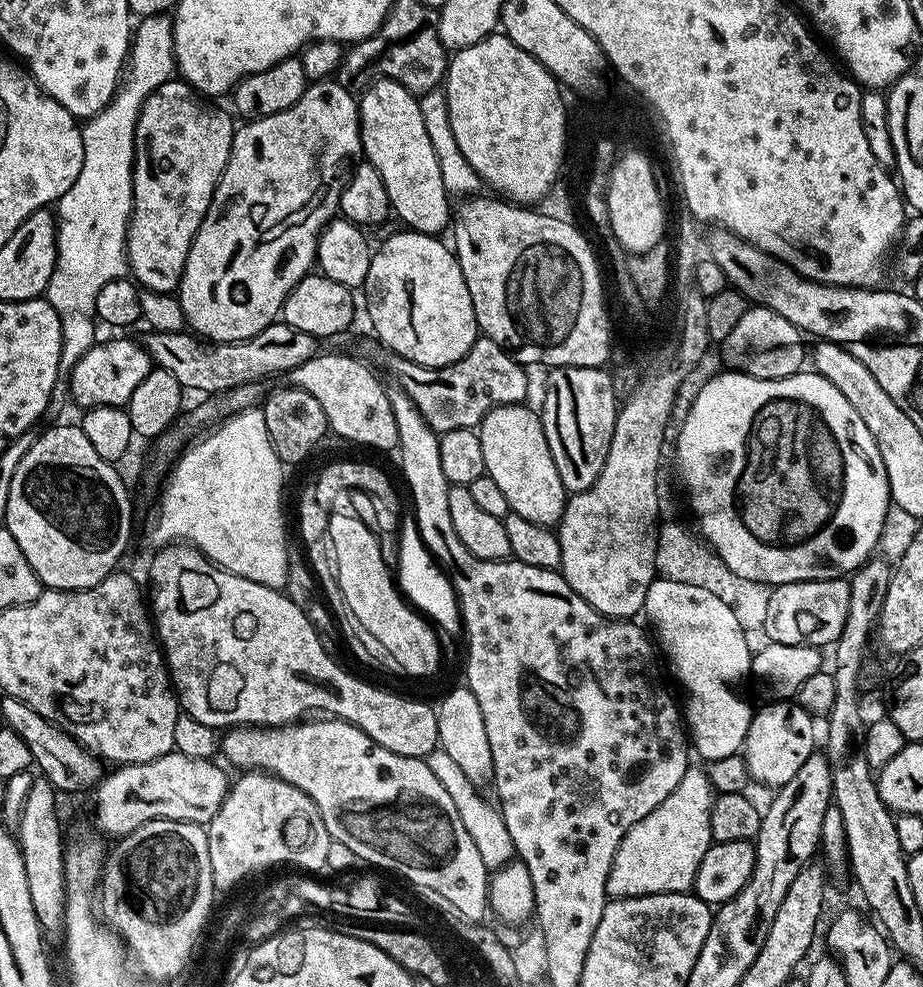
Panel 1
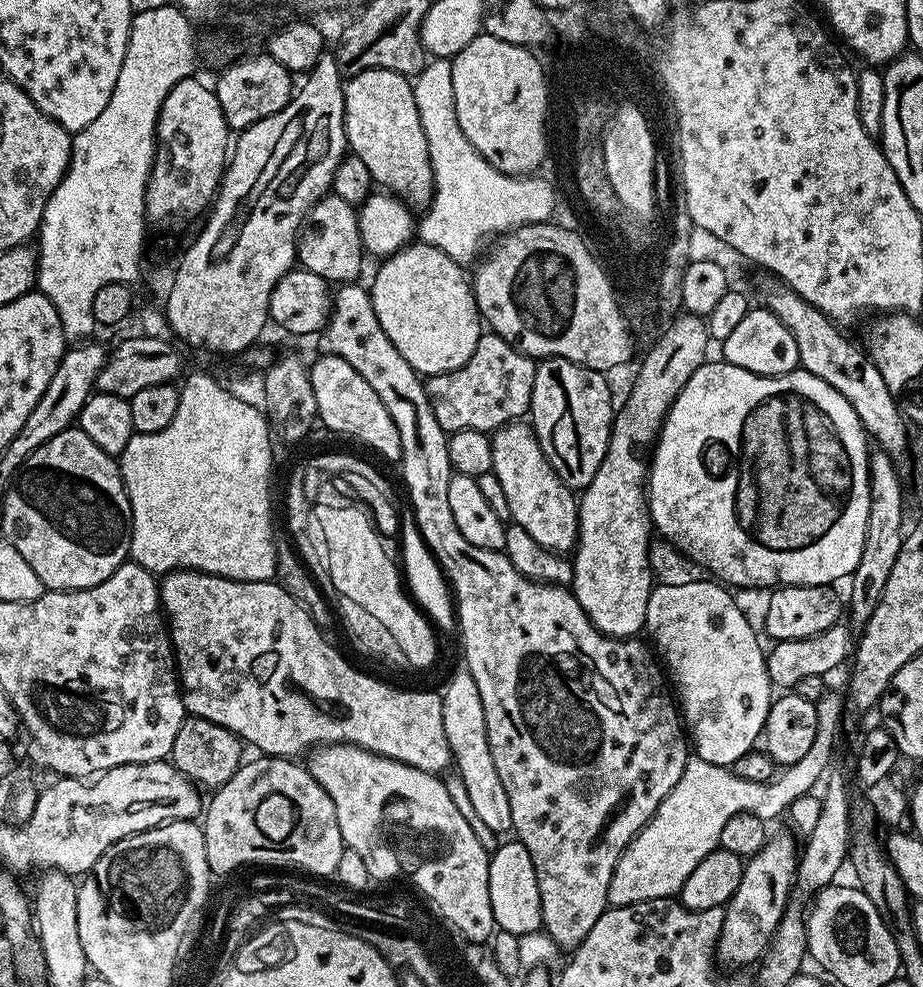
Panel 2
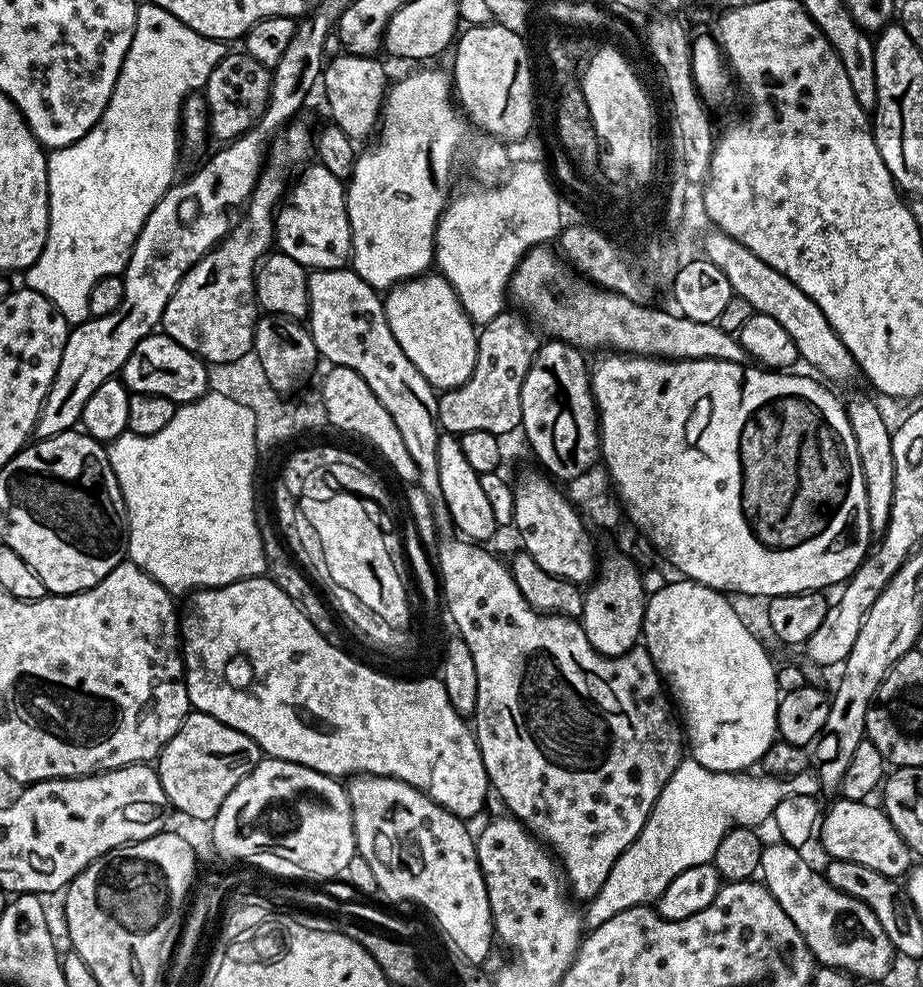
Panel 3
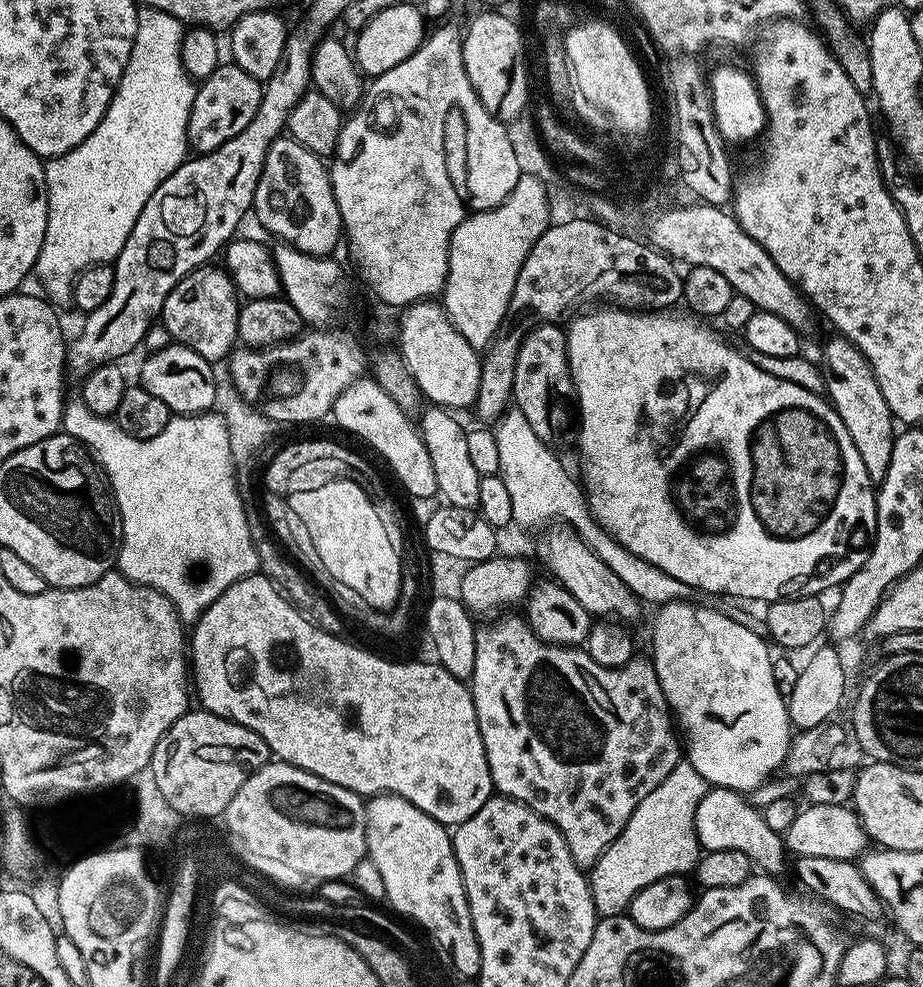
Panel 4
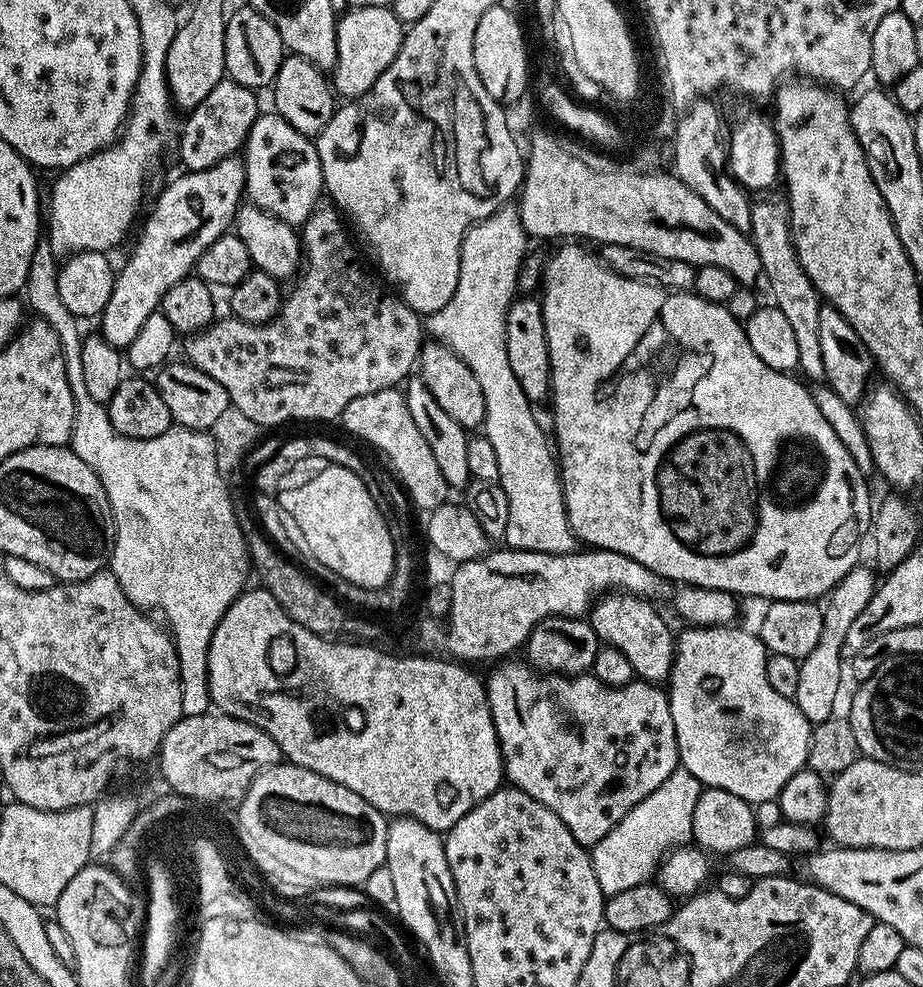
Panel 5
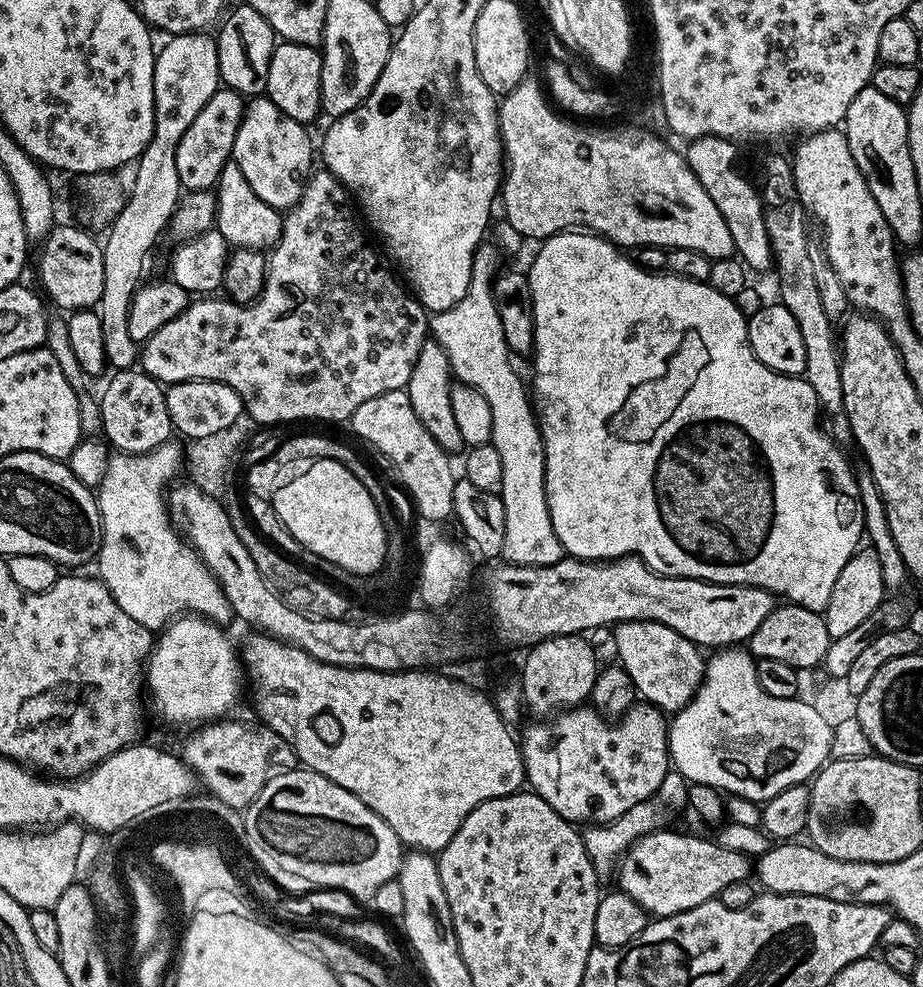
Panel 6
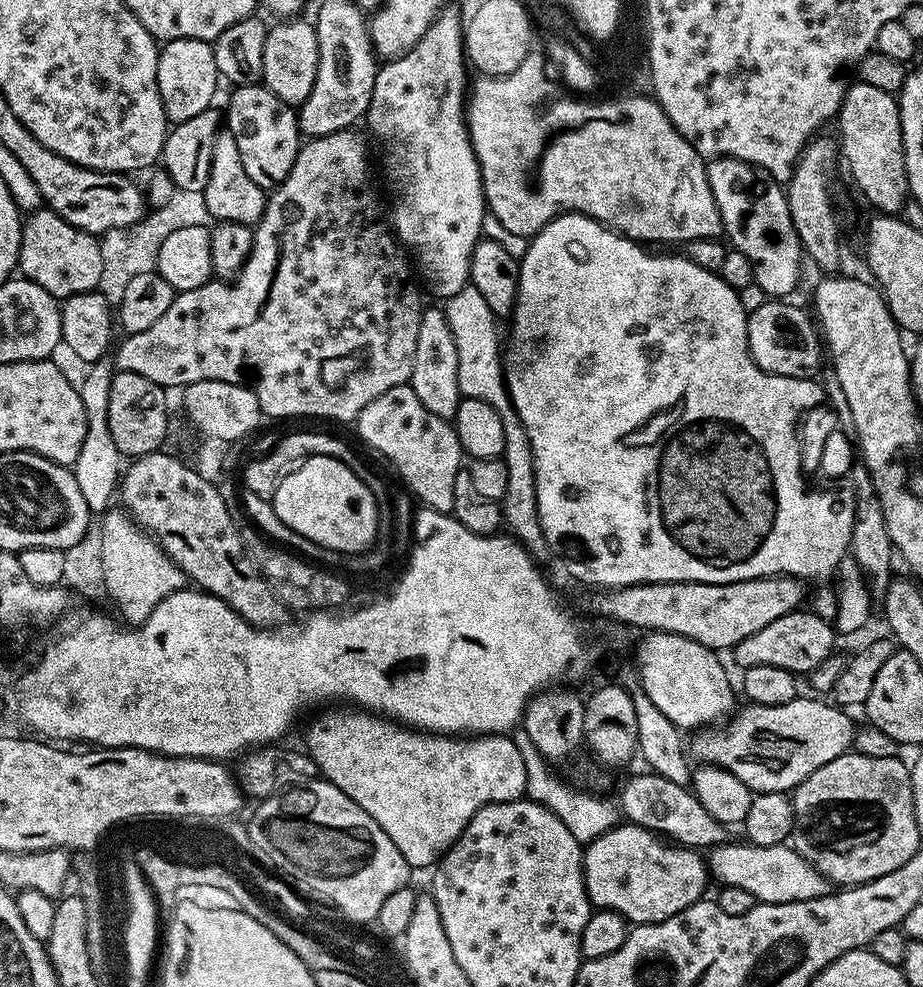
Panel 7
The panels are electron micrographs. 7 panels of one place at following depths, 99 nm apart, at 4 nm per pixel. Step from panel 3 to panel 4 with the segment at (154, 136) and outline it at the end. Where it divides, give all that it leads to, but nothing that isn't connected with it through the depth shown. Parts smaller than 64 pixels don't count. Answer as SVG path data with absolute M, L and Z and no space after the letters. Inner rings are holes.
M141 7L136 13L134 46L106 114L74 150L51 157L44 164L48 221L34 276L40 279L43 295L53 305L72 304L72 288L81 272L95 264L115 261L122 246L126 246L126 238L130 238L130 230L134 230L134 222L138 222L138 214L142 214L142 206L150 202L150 194L154 194L189 155L188 123L197 85L183 66L185 33L185 25L178 18L157 8Z

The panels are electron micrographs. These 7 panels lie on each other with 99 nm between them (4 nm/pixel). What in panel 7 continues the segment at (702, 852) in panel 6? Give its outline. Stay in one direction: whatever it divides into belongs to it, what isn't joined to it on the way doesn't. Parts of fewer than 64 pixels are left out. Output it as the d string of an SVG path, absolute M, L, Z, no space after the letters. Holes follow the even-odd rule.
M621 822L584 848L589 902L597 909L617 912L633 925L657 924L686 910L705 895L707 884L710 873L699 851L673 846L637 824Z

